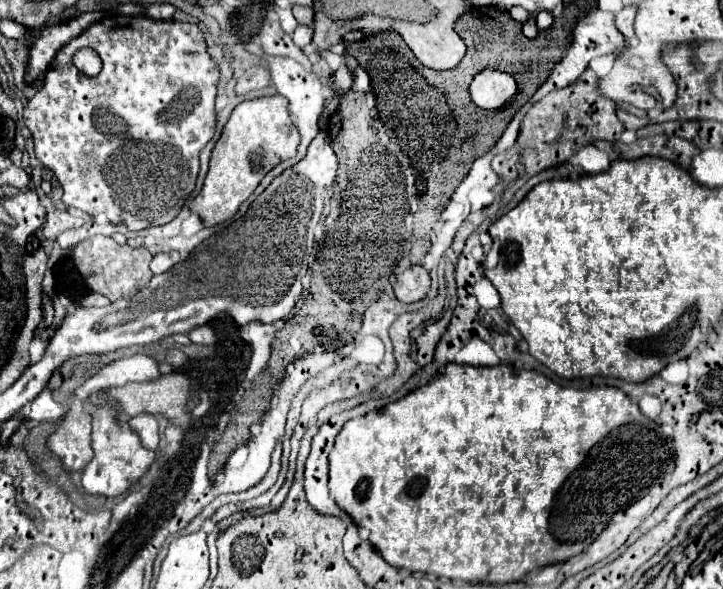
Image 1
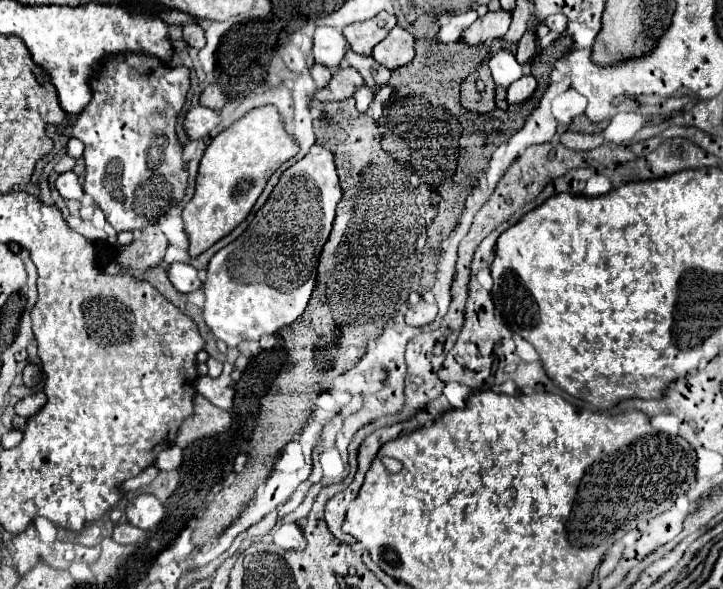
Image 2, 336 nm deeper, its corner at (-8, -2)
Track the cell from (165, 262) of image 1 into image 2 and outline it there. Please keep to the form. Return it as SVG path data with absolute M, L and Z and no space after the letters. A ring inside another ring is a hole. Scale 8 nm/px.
M184 262L170 264L170 268L168 268L168 280L182 294L194 292L194 290L198 290L202 286L202 282L196 276L196 268L192 264L184 264Z

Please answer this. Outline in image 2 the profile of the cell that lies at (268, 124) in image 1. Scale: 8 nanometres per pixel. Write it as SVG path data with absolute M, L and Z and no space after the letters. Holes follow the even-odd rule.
M272 104L250 110L230 128L222 130L202 156L196 194L182 212L184 230L190 236L190 256L202 254L222 236L230 234L248 216L268 178L296 154L298 142L284 130L278 108Z

